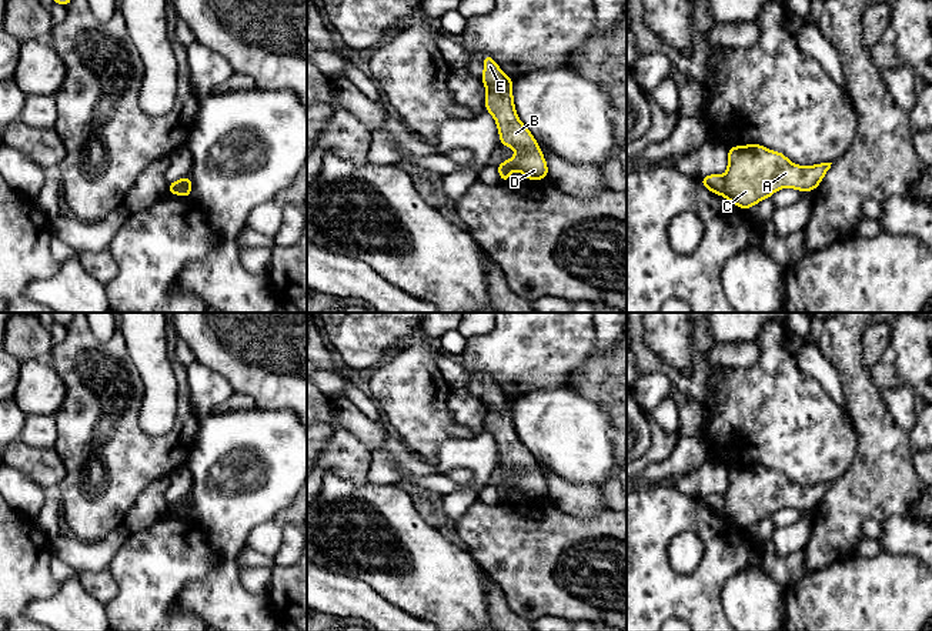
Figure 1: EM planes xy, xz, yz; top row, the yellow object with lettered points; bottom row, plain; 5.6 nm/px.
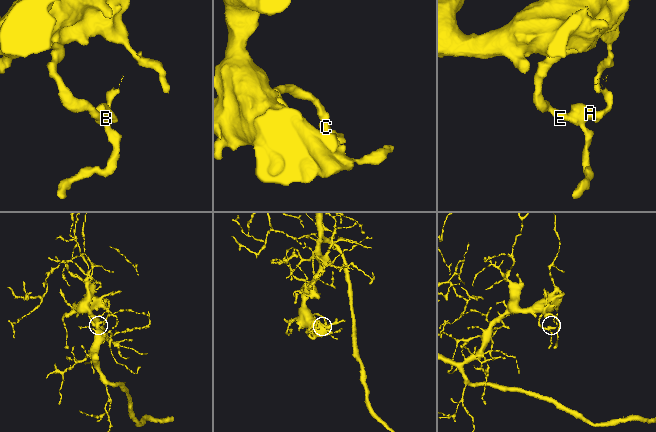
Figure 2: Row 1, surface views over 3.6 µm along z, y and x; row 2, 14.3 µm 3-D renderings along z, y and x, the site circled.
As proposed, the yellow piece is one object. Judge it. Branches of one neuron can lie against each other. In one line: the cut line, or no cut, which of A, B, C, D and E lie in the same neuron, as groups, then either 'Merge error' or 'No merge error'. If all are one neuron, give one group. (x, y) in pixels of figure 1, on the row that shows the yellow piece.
Split along xz (510, 89), (488, 92). Groups: A B C D / E. Merge error

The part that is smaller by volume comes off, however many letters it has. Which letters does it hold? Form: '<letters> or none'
A, B, C, D

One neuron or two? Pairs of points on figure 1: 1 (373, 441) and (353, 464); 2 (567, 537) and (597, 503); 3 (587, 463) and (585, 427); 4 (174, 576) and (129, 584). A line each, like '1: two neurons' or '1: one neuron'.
1: two neurons
2: two neurons
3: one neuron
4: one neuron

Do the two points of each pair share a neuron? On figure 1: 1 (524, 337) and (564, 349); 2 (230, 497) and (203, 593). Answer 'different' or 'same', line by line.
1: same
2: same

